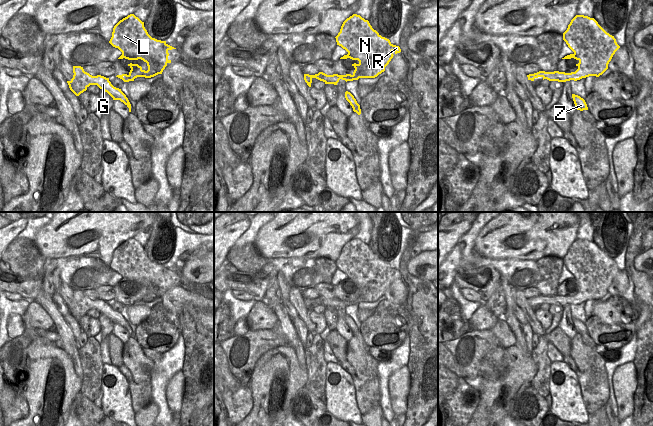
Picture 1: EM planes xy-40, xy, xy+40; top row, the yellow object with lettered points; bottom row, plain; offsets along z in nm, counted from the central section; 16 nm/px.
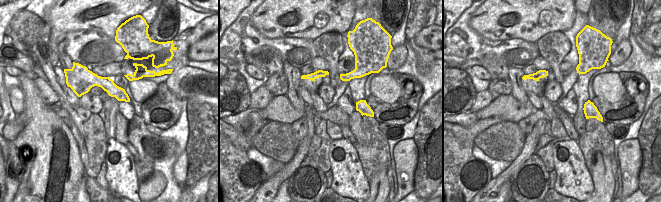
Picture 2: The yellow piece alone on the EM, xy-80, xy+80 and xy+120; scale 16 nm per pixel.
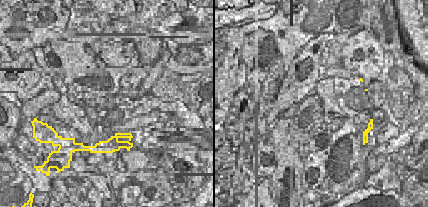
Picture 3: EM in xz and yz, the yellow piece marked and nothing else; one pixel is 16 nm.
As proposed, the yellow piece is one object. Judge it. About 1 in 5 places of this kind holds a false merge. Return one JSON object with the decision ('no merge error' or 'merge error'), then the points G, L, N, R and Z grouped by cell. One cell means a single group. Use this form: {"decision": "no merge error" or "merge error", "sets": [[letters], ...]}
{"decision": "merge error", "sets": [["G", "Z"], ["L", "N", "R"]]}

